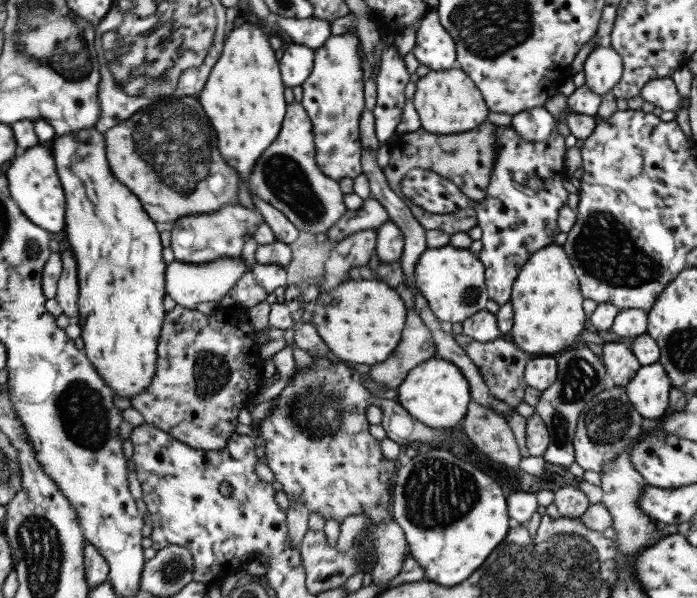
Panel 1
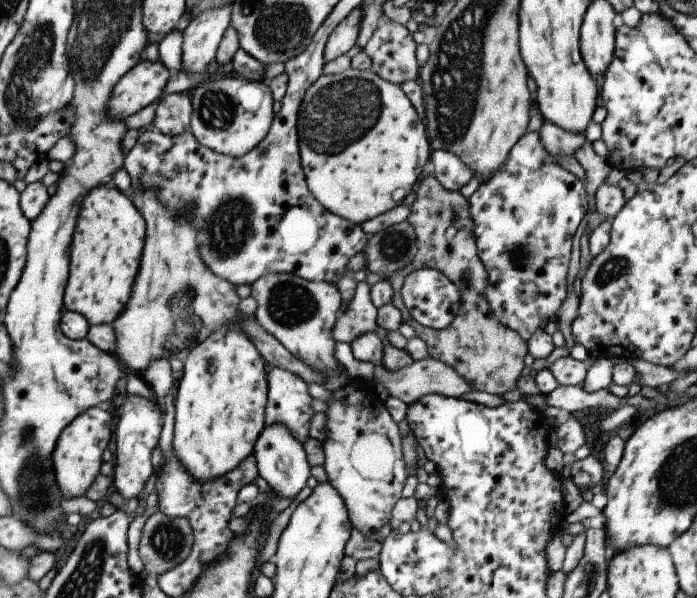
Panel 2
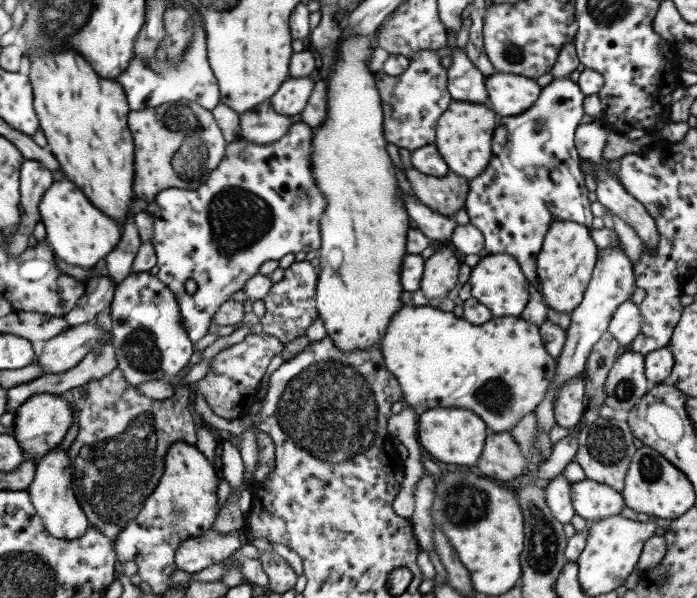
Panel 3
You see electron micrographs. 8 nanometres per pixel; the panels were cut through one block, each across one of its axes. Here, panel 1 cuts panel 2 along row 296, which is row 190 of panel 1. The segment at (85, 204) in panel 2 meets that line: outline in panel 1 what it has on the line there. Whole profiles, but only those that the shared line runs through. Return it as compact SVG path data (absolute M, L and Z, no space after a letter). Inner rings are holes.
M94 127L53 137L48 146L65 195L64 228L60 239L66 242L76 260L78 323L84 354L113 394L130 400L149 386L155 373L157 338L165 314L162 298L166 294L166 264L161 259L163 246L159 232L139 199L111 176L105 158L104 136Z

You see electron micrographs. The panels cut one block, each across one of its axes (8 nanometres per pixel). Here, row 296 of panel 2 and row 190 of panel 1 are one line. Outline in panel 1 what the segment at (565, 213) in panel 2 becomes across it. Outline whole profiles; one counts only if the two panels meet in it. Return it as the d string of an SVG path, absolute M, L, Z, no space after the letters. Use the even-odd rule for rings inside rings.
M498 126L494 132L498 147L490 179L485 189L485 198L473 207L476 212L476 226L481 229L481 249L477 254L484 268L484 283L489 300L495 304L507 304L510 300L512 284L522 264L536 250L553 244L555 235L560 232L556 218L561 205L565 205L567 191L563 189L561 180L569 177L564 168L565 144L564 137L555 129L545 140L531 142L523 140L510 126Z

